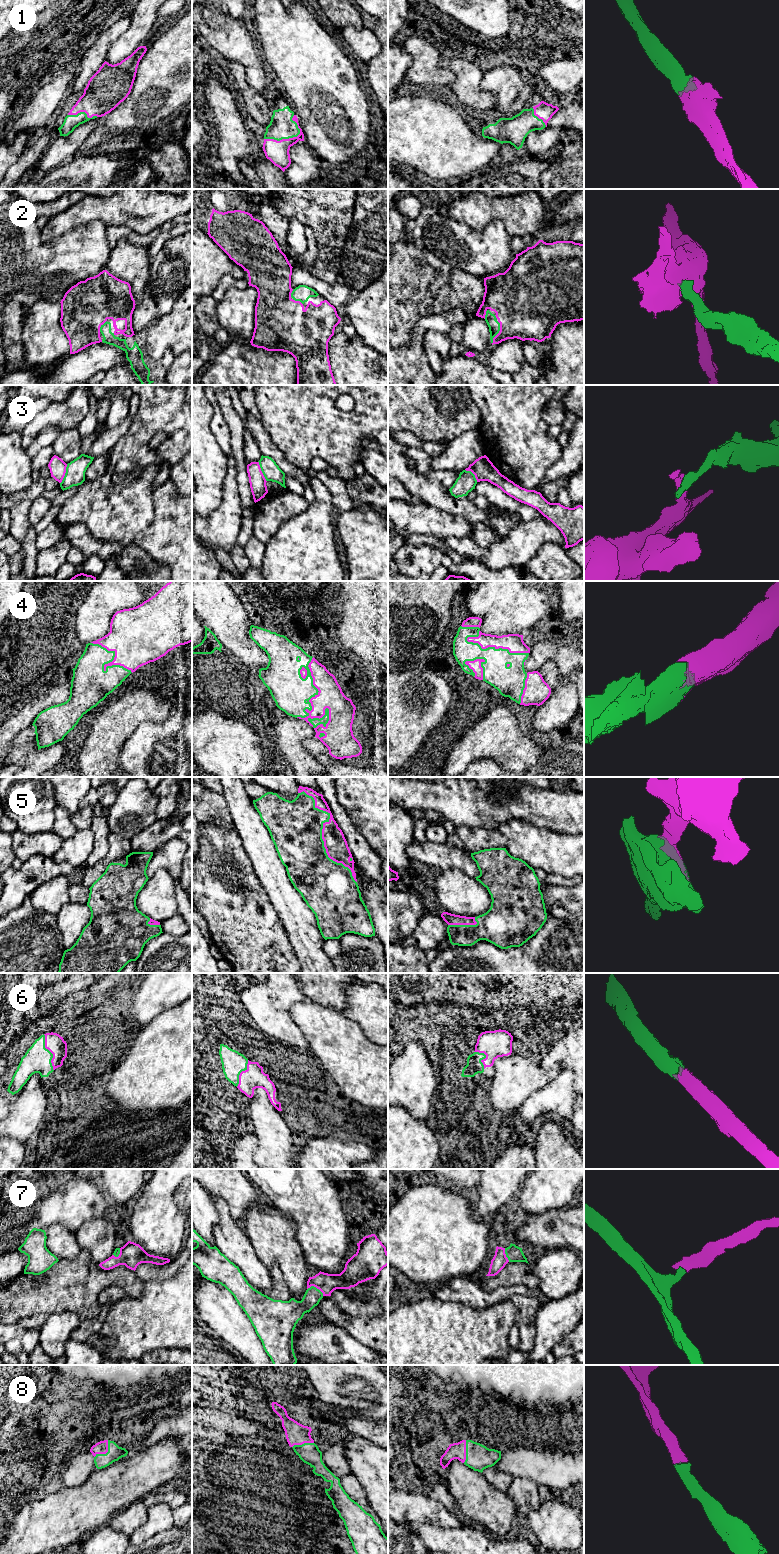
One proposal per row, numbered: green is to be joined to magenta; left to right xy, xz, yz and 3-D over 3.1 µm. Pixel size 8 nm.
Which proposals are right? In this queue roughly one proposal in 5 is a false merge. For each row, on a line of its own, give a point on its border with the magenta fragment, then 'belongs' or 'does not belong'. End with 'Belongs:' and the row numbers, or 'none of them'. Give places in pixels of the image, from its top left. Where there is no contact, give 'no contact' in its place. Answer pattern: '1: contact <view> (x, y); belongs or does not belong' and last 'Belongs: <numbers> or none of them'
1: contact xz (290, 138); belongs
2: contact yz (499, 332); belongs
3: contact xz (261, 471); does not belong
4: contact xz (312, 697); belongs
5: contact xz (322, 833); belongs
6: contact xy (50, 1051); belongs
7: contact xz (316, 1287); belongs
8: contact xy (106, 1452); belongs
Belongs: 1, 2, 4, 5, 6, 7, 8

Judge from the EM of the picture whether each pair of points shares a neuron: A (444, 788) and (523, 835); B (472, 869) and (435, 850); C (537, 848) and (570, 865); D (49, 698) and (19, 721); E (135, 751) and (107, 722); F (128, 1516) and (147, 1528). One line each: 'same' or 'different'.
A: different
B: same
C: same
D: same
E: different
F: different

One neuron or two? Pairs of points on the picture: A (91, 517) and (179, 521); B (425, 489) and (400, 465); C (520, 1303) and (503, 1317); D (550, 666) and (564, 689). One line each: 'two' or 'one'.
A: two
B: one
C: two
D: one

